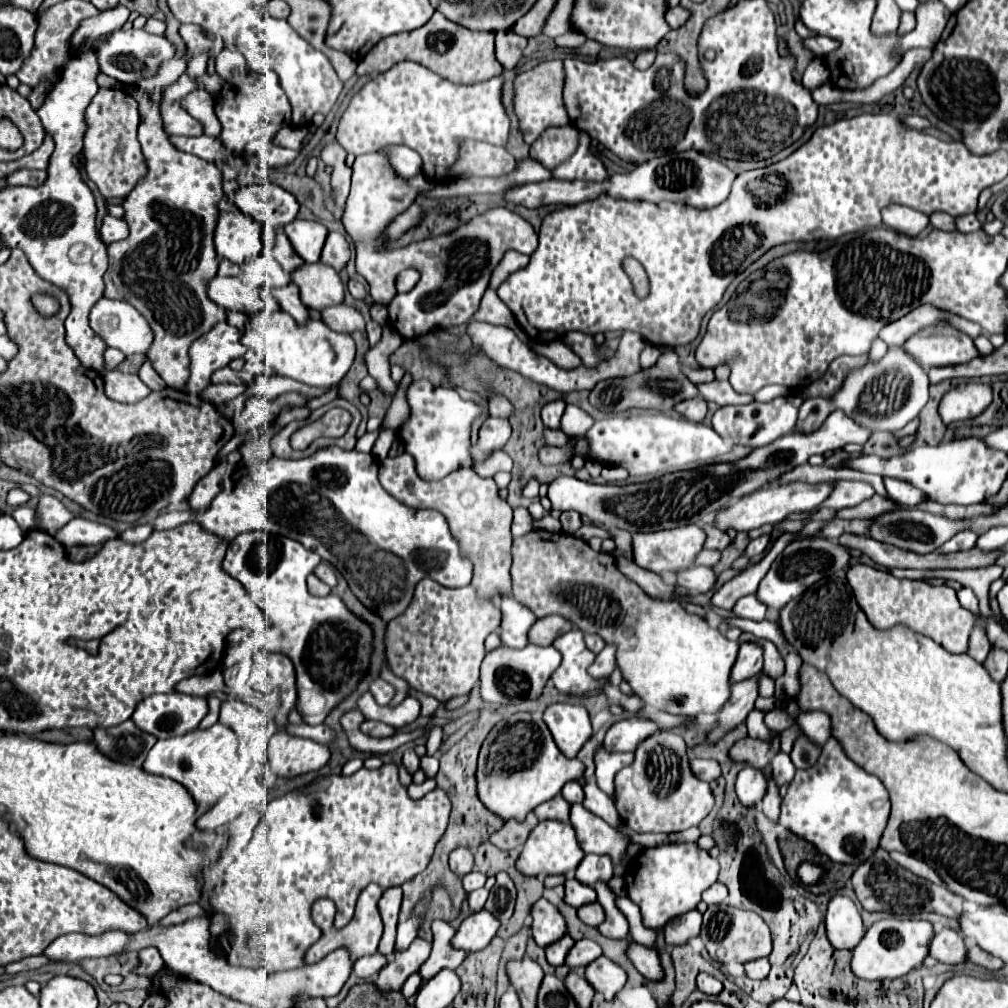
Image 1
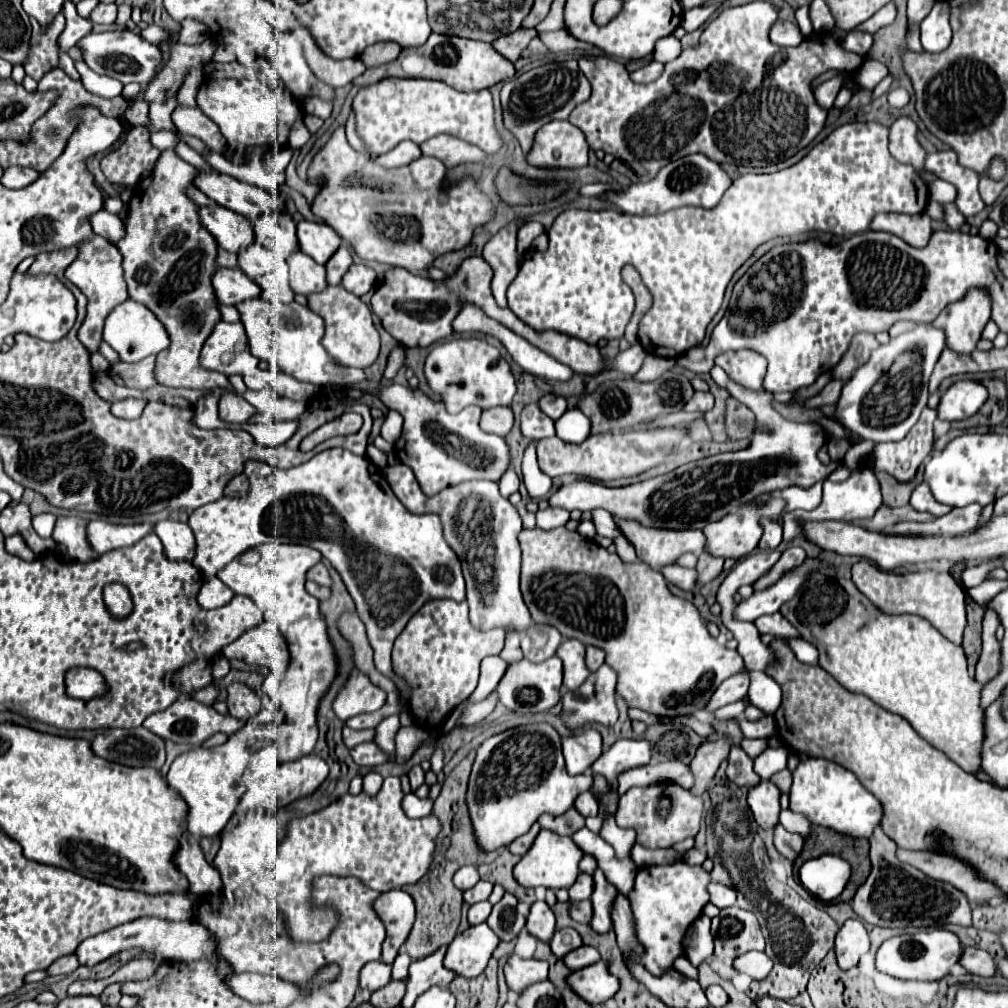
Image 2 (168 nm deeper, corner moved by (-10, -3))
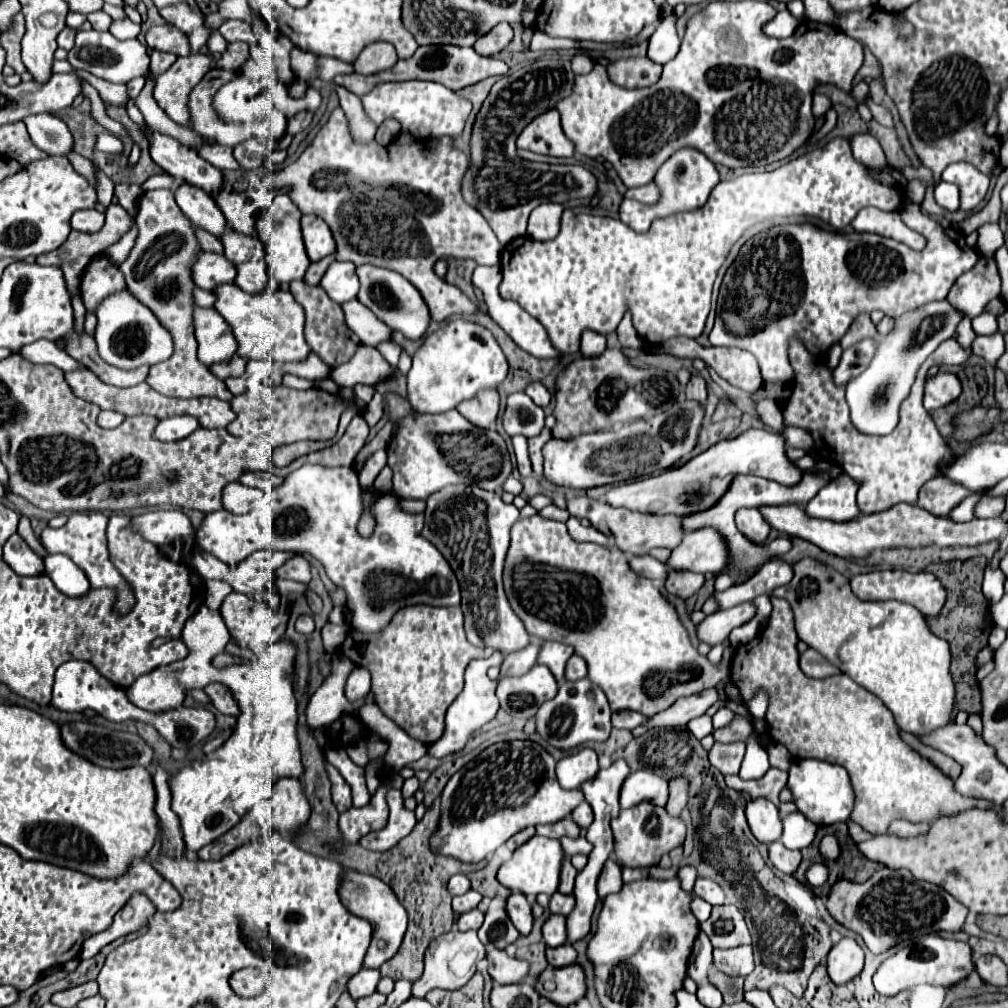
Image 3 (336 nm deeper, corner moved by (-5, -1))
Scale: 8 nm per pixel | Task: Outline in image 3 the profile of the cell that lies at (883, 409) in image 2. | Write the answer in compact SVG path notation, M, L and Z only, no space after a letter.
M946 300L930 302L922 308L910 310L896 320L894 330L878 342L874 360L870 360L868 368L846 384L850 420L858 432L886 436L898 426L900 406L902 400L906 400L906 394L910 394L916 372L944 340L954 336L960 320L960 312L956 312Z

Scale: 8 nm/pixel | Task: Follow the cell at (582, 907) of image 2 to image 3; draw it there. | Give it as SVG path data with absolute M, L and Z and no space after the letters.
M552 894L550 898L550 912L552 914L562 914L568 916L574 910L574 896L566 896L566 894Z

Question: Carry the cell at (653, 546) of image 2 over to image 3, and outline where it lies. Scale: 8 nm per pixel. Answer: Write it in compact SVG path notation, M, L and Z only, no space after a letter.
M586 496L570 498L568 500L568 512L576 518L586 518L594 528L598 528L602 534L610 534L616 542L616 546L632 556L644 556L652 548L668 548L674 550L684 536L684 528L676 516L656 516L656 514L640 514L632 512L628 508L614 508L602 500L590 500Z

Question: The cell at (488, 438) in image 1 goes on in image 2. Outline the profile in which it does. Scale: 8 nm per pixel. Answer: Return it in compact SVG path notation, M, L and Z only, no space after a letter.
M495 406L495 408L487 408L481 412L481 420L479 426L485 432L493 432L499 436L507 436L507 432L513 426L513 412L509 406Z

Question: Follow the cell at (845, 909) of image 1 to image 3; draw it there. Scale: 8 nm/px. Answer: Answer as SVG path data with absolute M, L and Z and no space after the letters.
M852 936L840 938L828 954L828 976L836 984L846 984L854 976L862 972L864 966L864 950Z

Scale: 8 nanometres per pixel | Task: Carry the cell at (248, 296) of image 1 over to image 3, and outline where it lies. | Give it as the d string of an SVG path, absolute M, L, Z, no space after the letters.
M200 252L192 266L194 284L202 290L212 292L214 288L218 288L222 284L234 282L234 268L236 266L230 264L230 260L226 260L226 256L222 256L222 254Z

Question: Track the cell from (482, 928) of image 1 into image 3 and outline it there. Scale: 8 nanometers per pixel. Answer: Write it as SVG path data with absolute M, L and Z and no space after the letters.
M450 930L448 934L438 936L436 940L430 942L430 946L426 950L424 974L414 982L412 996L424 996L426 992L434 990L434 988L444 988L444 990L462 988L474 976L476 964L484 956L486 956L486 950L484 950L484 944L478 940L478 932L476 930L466 930L466 932Z

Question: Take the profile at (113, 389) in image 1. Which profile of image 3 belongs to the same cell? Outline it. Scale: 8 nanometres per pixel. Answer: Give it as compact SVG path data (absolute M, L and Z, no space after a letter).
M102 410L100 412L100 416L98 416L98 424L102 426L102 428L116 428L116 426L120 426L122 424L122 420L124 420L126 416L122 416L120 412L110 412L110 410Z

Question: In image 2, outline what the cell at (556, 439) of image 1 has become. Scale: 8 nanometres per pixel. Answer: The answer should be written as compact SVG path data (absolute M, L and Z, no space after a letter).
M527 404L521 412L521 434L531 440L555 436L553 420L539 410L537 404Z

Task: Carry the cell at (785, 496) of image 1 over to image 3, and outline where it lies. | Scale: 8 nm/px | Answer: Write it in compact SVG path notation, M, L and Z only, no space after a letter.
M716 528L686 532L682 544L672 550L668 566L674 570L718 574L726 568L730 558L730 548L724 542L726 538L722 536L722 532L716 532Z

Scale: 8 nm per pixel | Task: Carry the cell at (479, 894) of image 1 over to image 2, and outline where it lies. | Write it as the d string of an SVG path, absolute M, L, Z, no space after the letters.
M485 900L485 902L473 904L473 906L469 908L467 920L469 920L469 924L471 924L471 926L475 926L475 924L481 924L481 922L485 922L489 914L491 914L491 904Z

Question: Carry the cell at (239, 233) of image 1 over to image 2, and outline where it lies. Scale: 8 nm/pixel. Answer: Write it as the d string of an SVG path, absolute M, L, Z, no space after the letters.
M199 206L199 222L217 240L219 246L231 252L239 252L255 238L251 222L223 206Z

